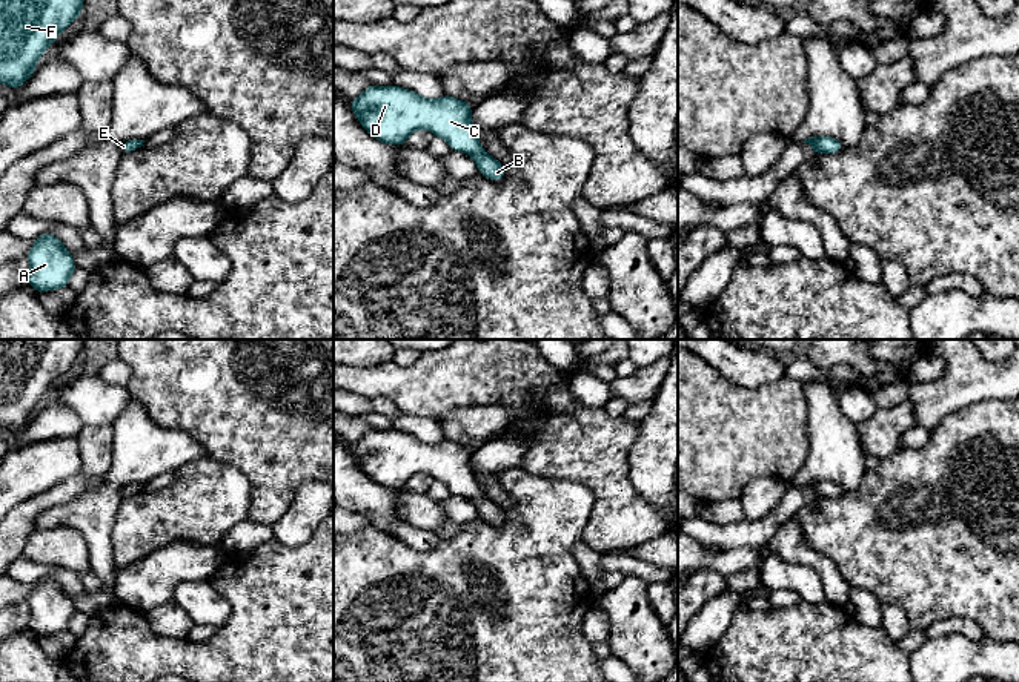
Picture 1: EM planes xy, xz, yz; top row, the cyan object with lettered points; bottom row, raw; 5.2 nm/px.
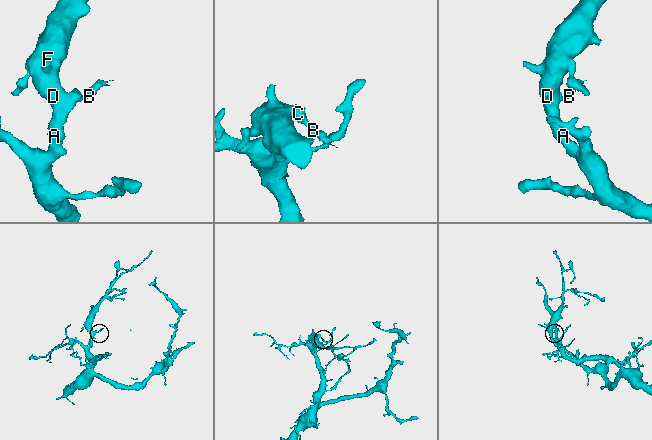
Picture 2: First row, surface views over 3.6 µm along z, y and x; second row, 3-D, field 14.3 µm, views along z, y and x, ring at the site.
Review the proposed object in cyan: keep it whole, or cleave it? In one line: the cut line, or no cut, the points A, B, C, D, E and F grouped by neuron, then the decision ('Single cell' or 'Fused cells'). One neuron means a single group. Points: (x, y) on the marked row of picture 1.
No split. Groups: A B C D E F. Single cell

